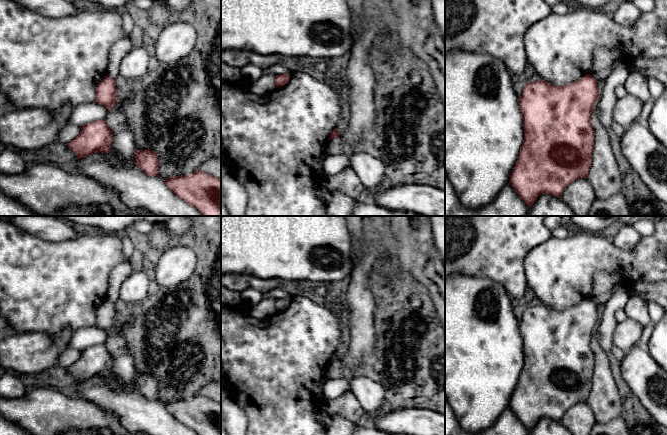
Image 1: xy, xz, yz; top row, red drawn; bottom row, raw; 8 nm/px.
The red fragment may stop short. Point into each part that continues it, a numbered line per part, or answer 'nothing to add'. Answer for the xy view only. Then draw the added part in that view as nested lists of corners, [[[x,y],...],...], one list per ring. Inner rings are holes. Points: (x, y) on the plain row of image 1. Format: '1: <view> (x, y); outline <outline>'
nothing to add

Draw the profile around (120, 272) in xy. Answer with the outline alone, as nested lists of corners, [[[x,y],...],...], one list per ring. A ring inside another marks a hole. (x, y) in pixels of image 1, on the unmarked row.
[[[136,259],[126,261],[114,267],[110,274],[110,284],[107,292],[106,300],[116,303],[119,301],[120,287],[123,281],[133,272],[140,269]]]

